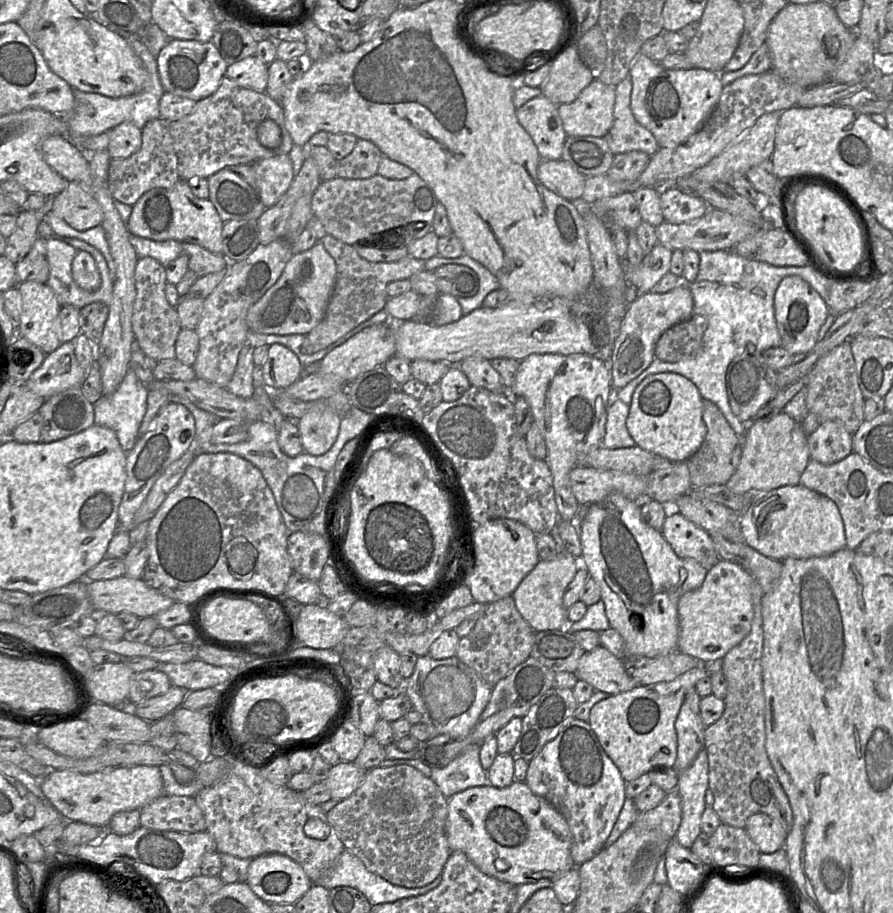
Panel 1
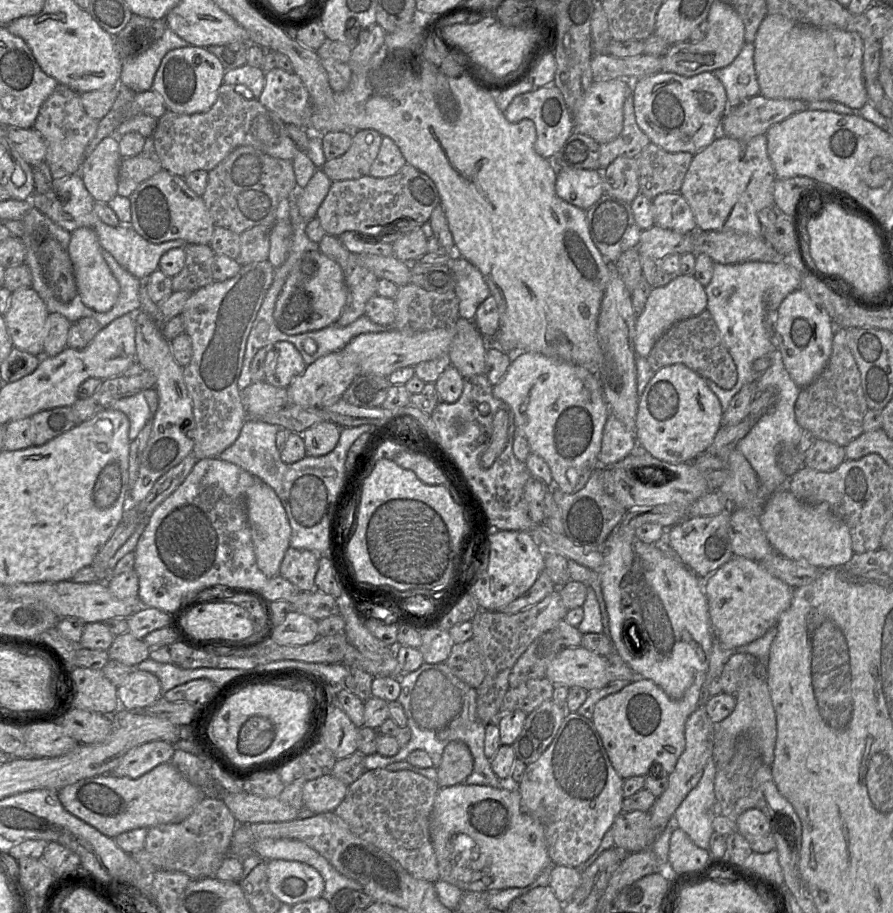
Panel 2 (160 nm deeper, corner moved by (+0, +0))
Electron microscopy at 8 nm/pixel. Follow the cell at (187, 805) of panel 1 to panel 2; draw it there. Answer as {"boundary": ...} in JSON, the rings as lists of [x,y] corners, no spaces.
{"boundary":[[[205,797],[182,822],[148,828],[144,849],[151,855],[156,870],[178,871],[192,879],[215,877],[225,857],[238,822],[223,800]]]}

